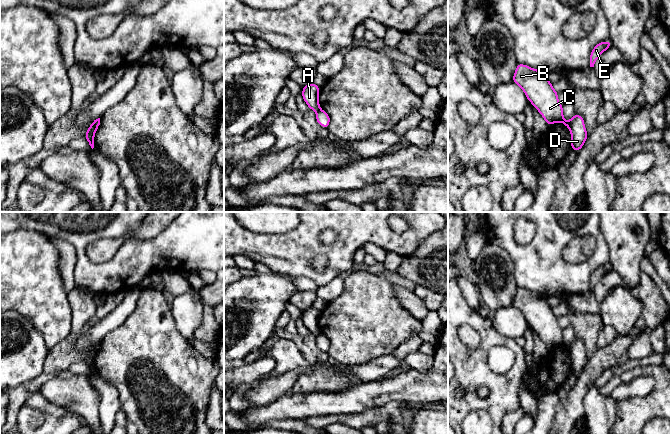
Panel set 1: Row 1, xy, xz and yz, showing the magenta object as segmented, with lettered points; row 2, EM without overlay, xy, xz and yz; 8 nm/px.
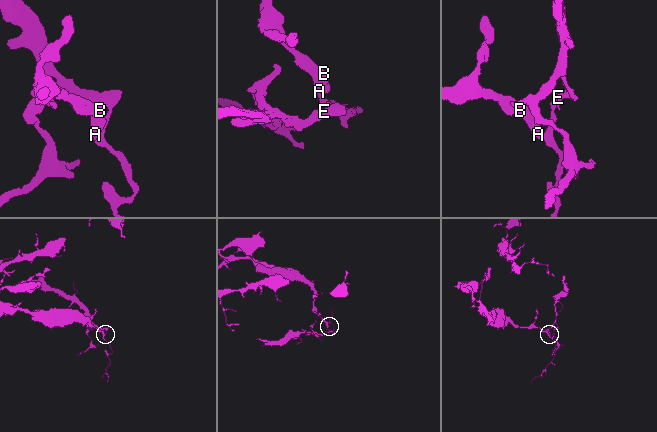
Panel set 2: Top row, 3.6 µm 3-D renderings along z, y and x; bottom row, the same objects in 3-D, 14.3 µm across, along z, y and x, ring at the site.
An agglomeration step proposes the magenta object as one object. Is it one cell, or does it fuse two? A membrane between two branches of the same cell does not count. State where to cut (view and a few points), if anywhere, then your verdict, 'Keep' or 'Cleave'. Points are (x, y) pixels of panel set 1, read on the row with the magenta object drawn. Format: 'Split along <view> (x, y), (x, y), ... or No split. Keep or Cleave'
Split along yz (568, 121), (569, 126). Cleave

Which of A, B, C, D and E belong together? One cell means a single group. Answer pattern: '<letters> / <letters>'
A B C / D E

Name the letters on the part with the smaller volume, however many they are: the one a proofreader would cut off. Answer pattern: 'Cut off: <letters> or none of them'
Cut off: D, E

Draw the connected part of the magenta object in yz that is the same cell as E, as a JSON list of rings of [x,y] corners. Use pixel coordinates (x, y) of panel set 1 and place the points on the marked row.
[[[609,41],[598,43],[590,53],[590,67],[594,67],[594,64],[596,60],[600,57],[600,55],[611,46],[612,43]]]

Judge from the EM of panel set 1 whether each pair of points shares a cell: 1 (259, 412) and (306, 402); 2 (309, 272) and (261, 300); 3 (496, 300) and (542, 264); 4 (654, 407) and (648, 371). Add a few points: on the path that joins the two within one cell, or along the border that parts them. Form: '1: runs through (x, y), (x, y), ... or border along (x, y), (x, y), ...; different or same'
1: runs through (271, 412), (286, 407), (294, 407); same
2: border along (272, 271), (278, 271), (291, 276); different
3: border along (512, 261), (515, 282), (518, 286); different
4: runs through (658, 398), (657, 379); same

